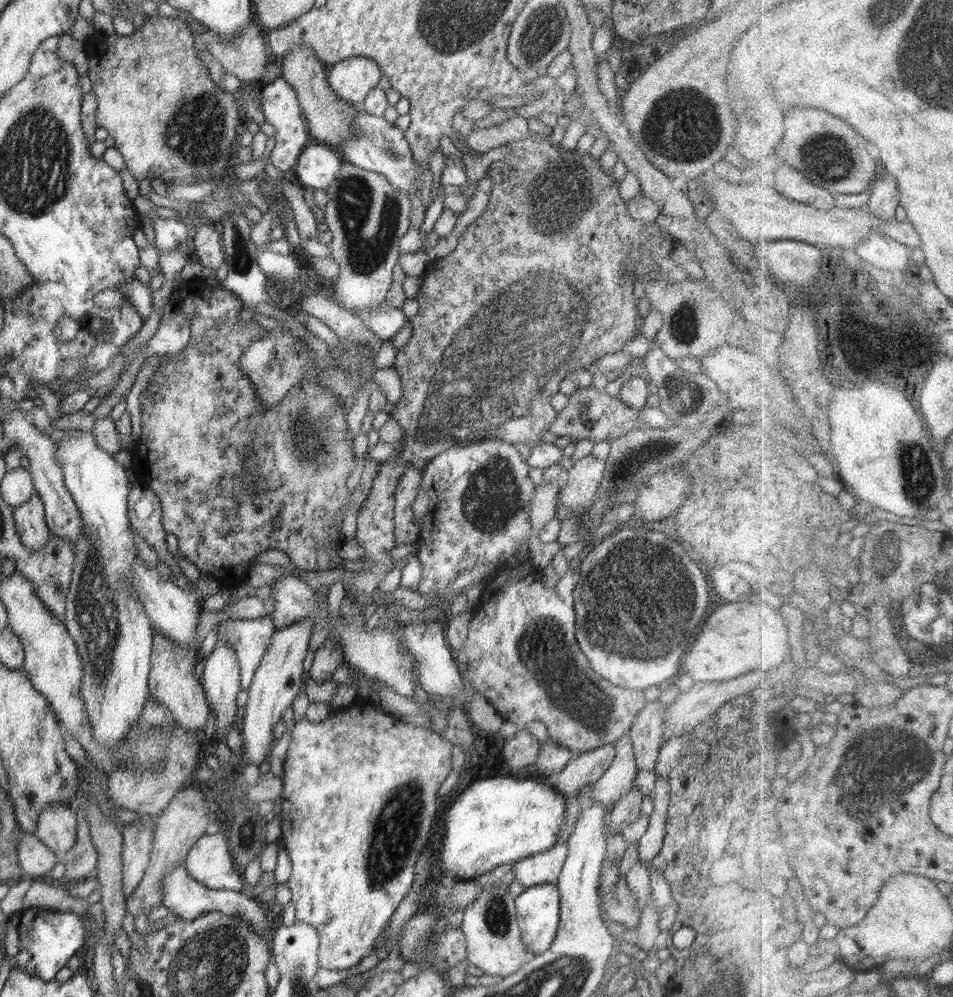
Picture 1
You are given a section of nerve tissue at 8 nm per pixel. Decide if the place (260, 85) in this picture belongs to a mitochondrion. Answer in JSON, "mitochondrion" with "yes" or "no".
{"mitochondrion":"no"}

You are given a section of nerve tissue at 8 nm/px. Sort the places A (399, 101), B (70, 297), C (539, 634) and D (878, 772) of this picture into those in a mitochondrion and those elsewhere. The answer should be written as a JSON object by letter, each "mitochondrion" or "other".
{"A":"other","B":"other","C":"mitochondrion","D":"mitochondrion"}

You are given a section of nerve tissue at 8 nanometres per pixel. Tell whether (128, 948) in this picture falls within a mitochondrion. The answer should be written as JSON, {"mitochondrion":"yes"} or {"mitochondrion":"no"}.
{"mitochondrion":"no"}

